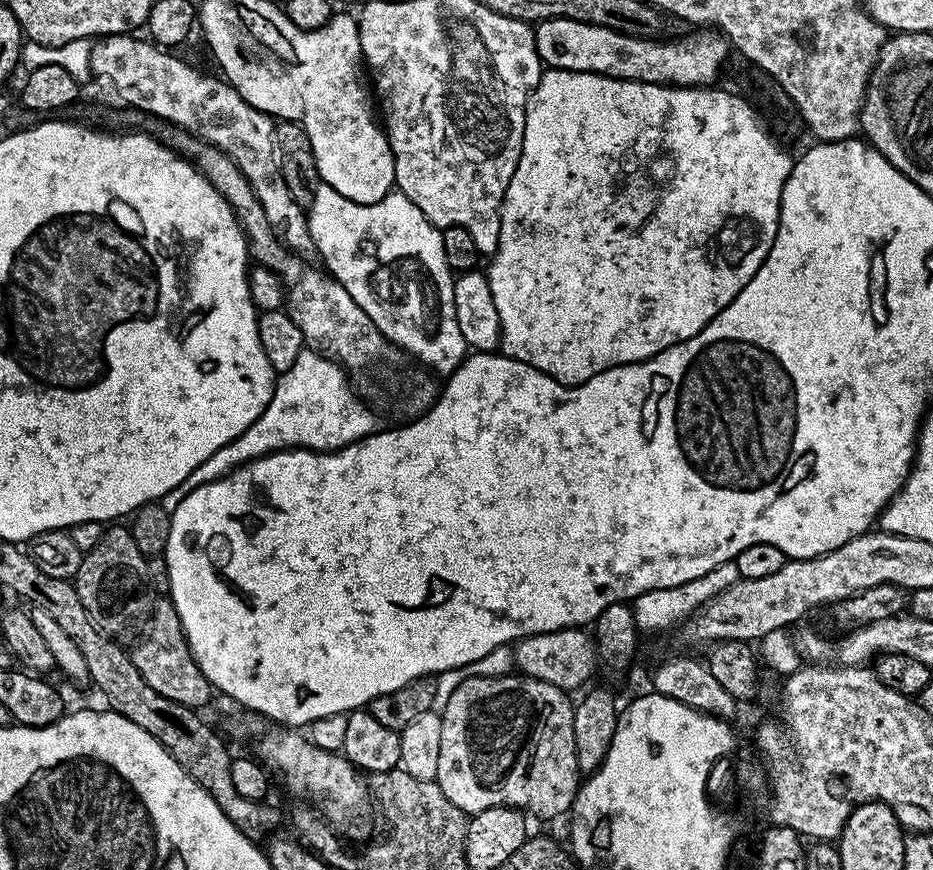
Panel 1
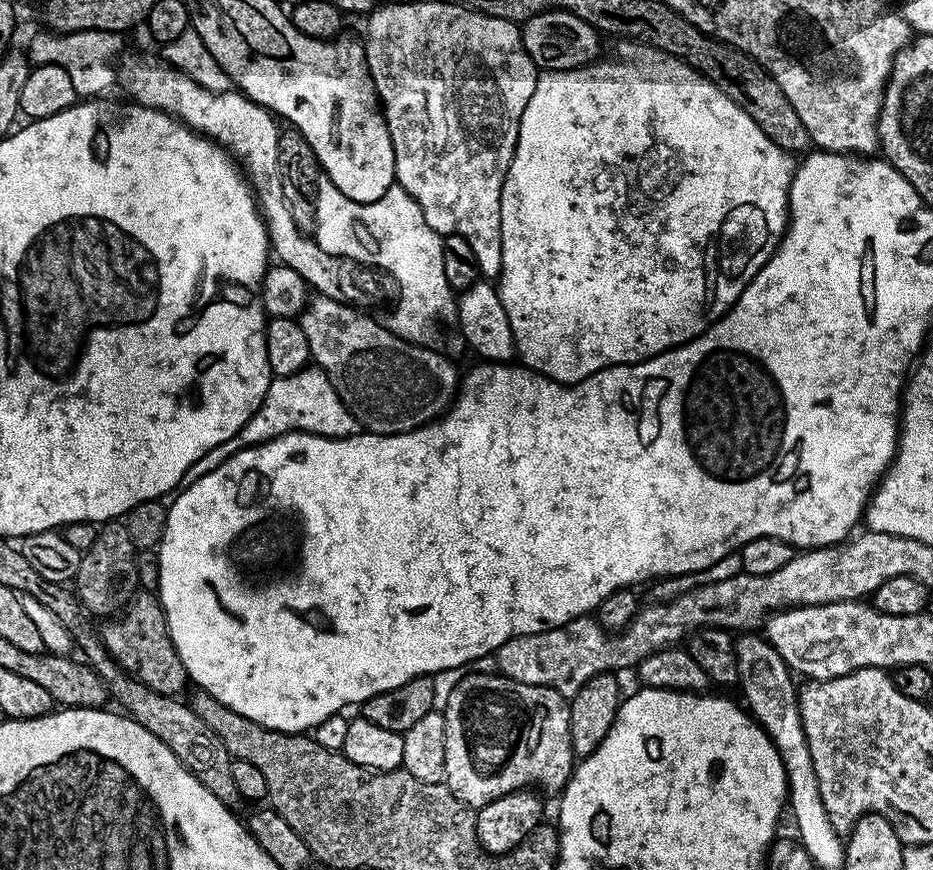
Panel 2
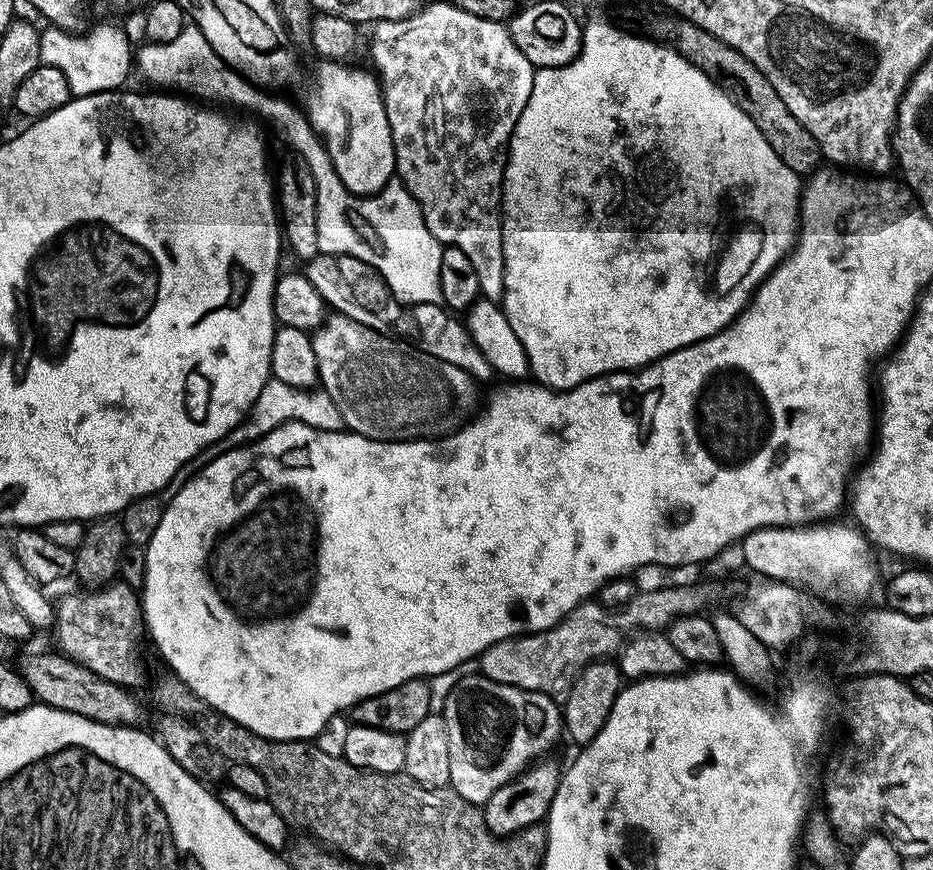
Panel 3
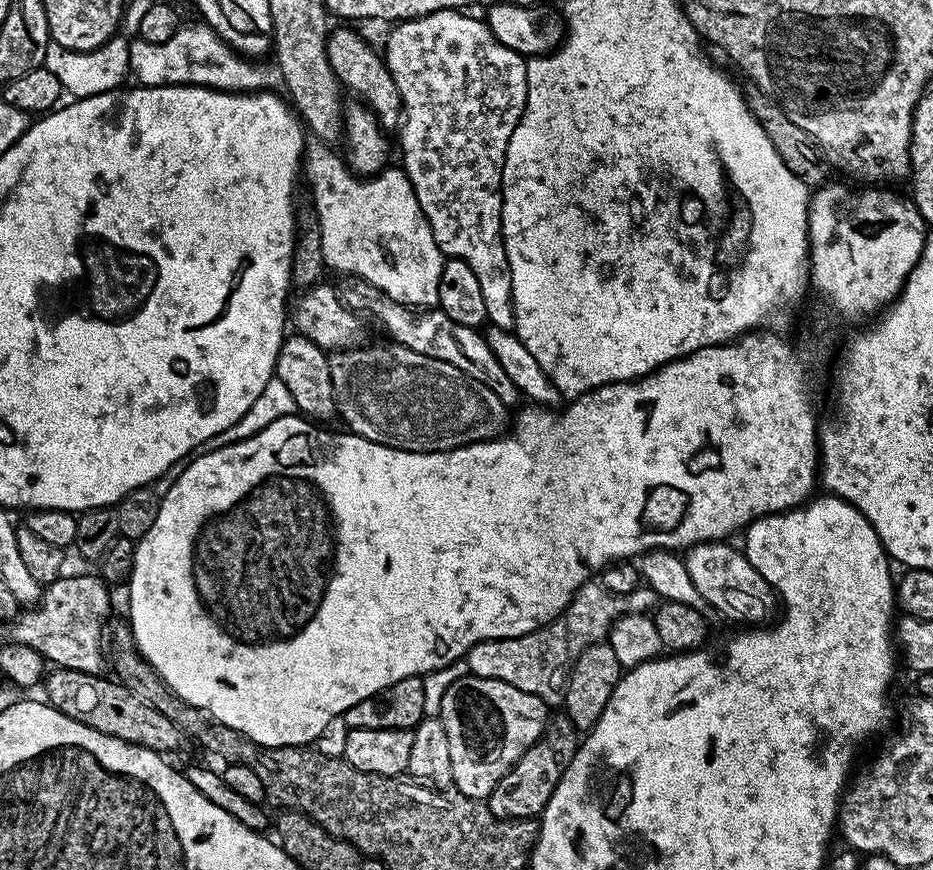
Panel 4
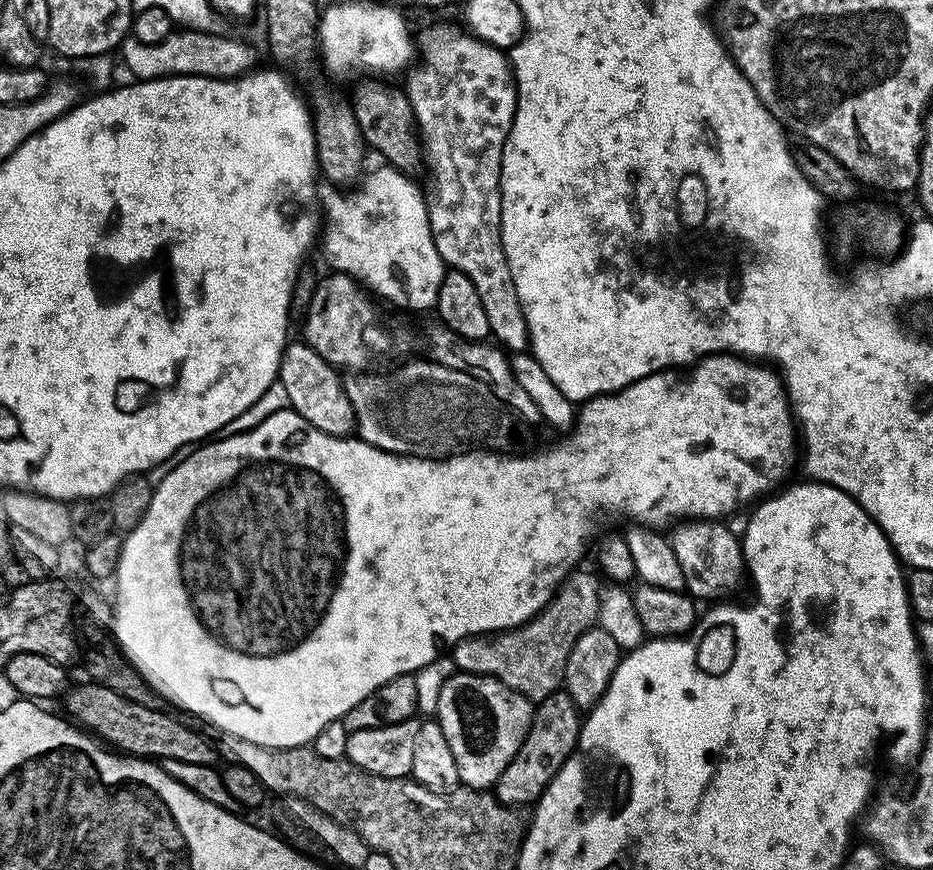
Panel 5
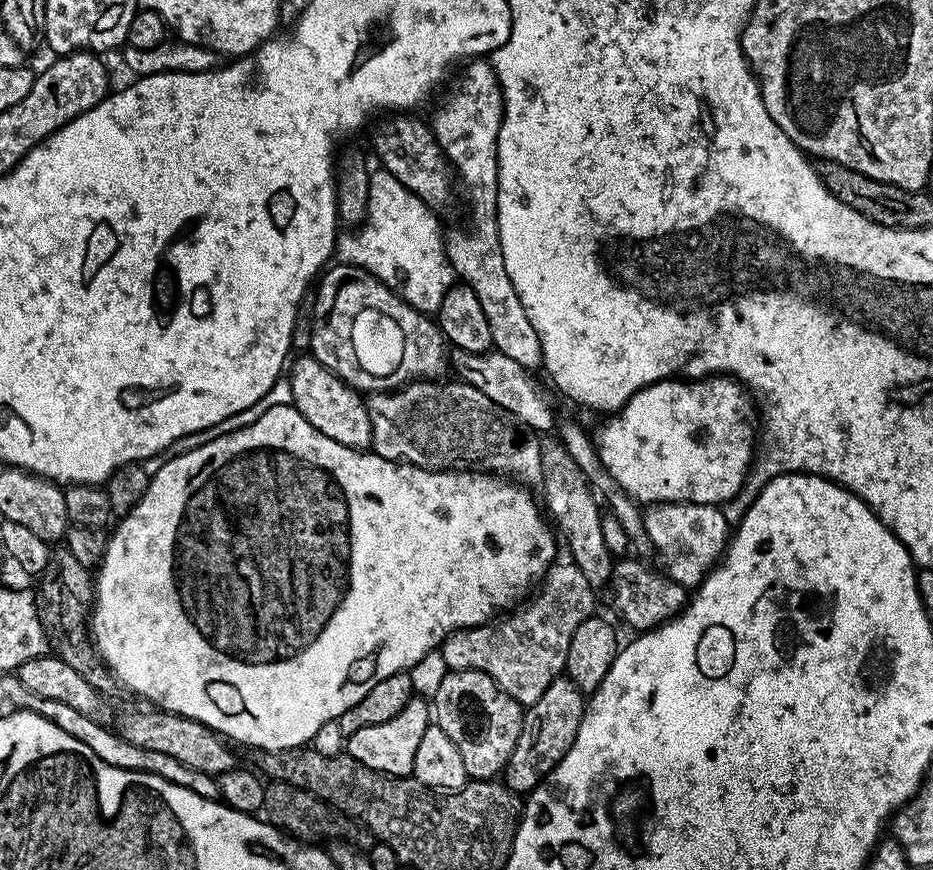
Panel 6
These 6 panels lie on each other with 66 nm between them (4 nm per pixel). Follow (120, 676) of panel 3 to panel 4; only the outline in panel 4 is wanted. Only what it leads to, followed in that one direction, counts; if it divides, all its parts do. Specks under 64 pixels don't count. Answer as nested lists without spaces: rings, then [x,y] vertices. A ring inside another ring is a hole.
[[[61,575],[59,580],[47,585],[35,606],[21,611],[15,620],[11,621],[12,636],[11,643],[25,644],[38,654],[44,656],[49,665],[57,668],[69,668],[86,674],[101,675],[106,668],[106,648],[102,641],[105,639],[104,619],[112,608],[112,600],[108,597],[109,585],[99,575],[93,576],[68,576]]]

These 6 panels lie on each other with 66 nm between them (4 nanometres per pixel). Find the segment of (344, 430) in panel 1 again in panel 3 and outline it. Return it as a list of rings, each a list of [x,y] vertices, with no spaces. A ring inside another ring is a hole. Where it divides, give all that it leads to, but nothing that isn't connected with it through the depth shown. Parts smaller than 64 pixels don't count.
[[[269,379],[268,384],[258,394],[251,412],[244,418],[244,423],[239,424],[230,434],[226,434],[217,444],[206,446],[192,459],[191,467],[203,470],[214,458],[218,458],[223,452],[229,452],[232,448],[239,448],[241,444],[250,444],[254,440],[261,440],[266,434],[270,434],[278,426],[283,424],[305,424],[318,430],[327,432],[339,432],[344,428],[344,419],[334,406],[334,402],[323,390],[309,390],[307,388],[295,388],[286,386],[286,382],[278,382]]]

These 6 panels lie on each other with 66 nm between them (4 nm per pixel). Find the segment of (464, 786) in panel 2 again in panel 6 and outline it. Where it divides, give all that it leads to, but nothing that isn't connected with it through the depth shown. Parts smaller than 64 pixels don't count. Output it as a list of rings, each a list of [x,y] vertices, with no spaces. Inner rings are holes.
[[[471,668],[461,672],[449,671],[442,678],[442,686],[438,686],[434,697],[434,723],[458,746],[458,754],[462,754],[462,762],[466,766],[469,777],[474,780],[490,780],[499,777],[504,767],[508,765],[510,754],[518,742],[518,734],[522,730],[524,708],[517,700],[510,698],[506,690],[499,688],[485,672]]]

